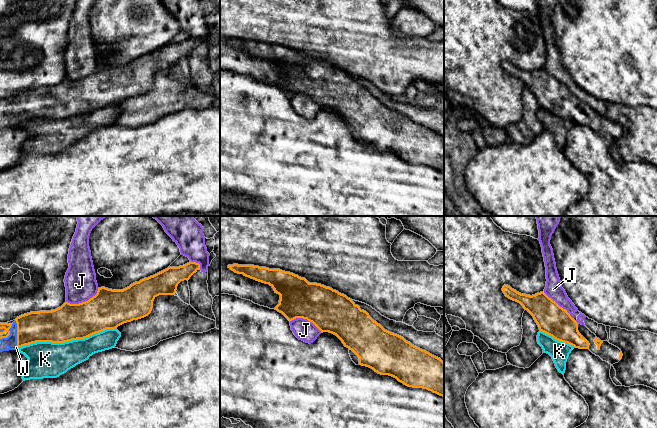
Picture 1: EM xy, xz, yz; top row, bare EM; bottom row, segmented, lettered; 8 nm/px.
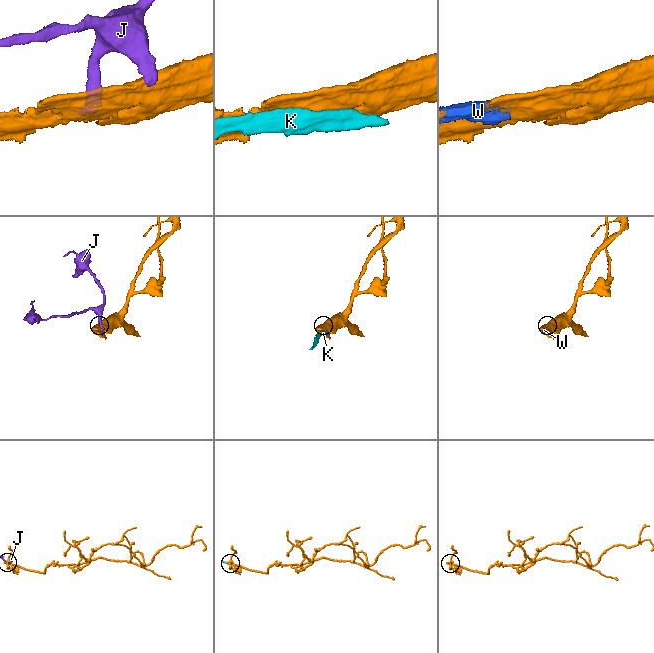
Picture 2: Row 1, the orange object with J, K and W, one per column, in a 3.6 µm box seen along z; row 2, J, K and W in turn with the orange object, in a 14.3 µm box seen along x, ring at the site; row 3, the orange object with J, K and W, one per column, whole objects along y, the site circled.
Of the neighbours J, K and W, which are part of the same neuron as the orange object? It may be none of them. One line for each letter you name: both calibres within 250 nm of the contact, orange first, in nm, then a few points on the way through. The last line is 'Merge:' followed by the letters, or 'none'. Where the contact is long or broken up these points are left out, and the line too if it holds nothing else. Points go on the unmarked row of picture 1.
W: 260 nm thick on the orange side, 100 nm on the other
Merge: W

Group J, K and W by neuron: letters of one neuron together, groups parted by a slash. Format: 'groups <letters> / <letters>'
groups J / K / W

